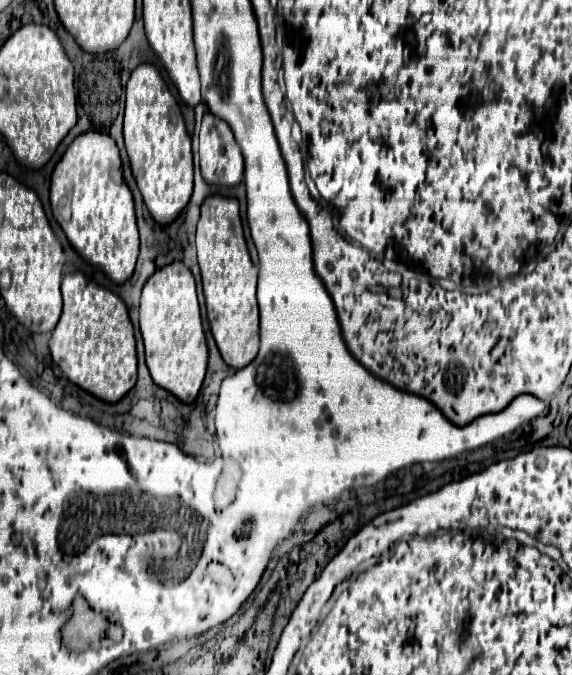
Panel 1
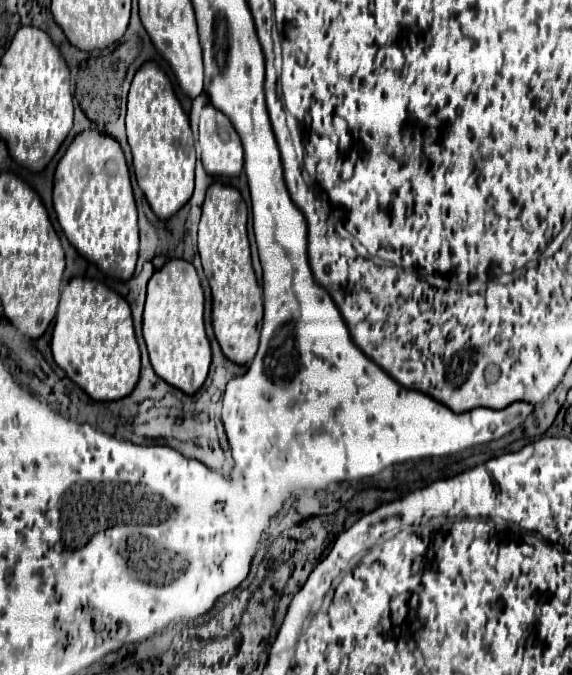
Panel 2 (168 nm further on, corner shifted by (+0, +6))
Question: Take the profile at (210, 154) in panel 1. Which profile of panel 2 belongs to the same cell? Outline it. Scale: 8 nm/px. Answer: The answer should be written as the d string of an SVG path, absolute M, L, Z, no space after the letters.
M212 104L204 106L200 114L200 148L202 164L210 176L240 176L242 172L242 144L232 122Z

